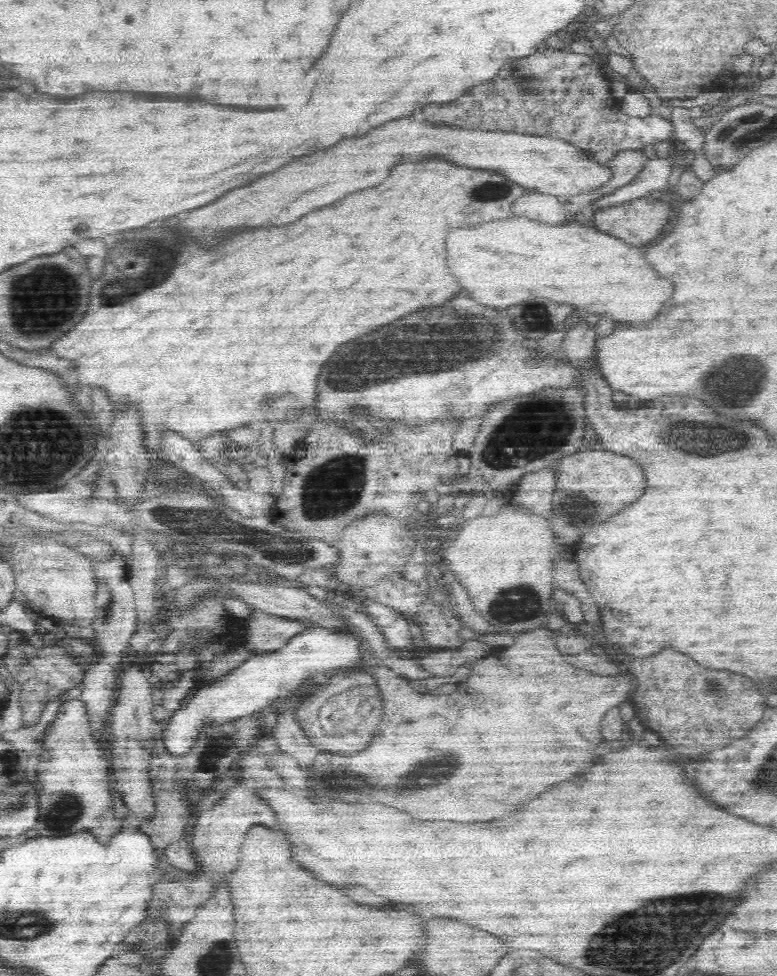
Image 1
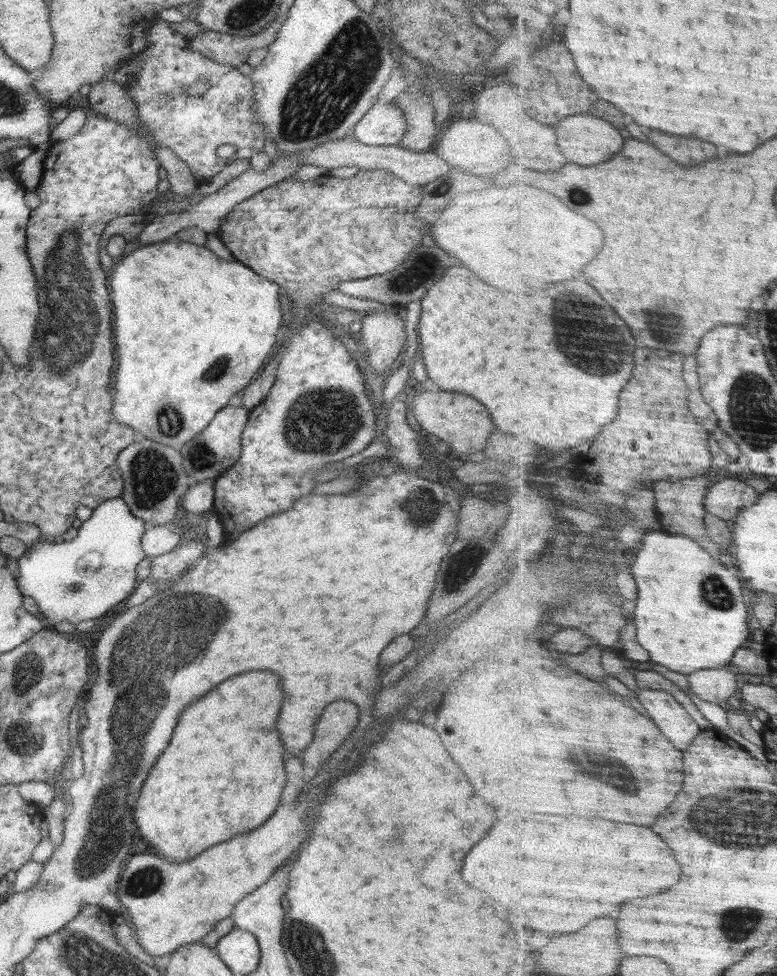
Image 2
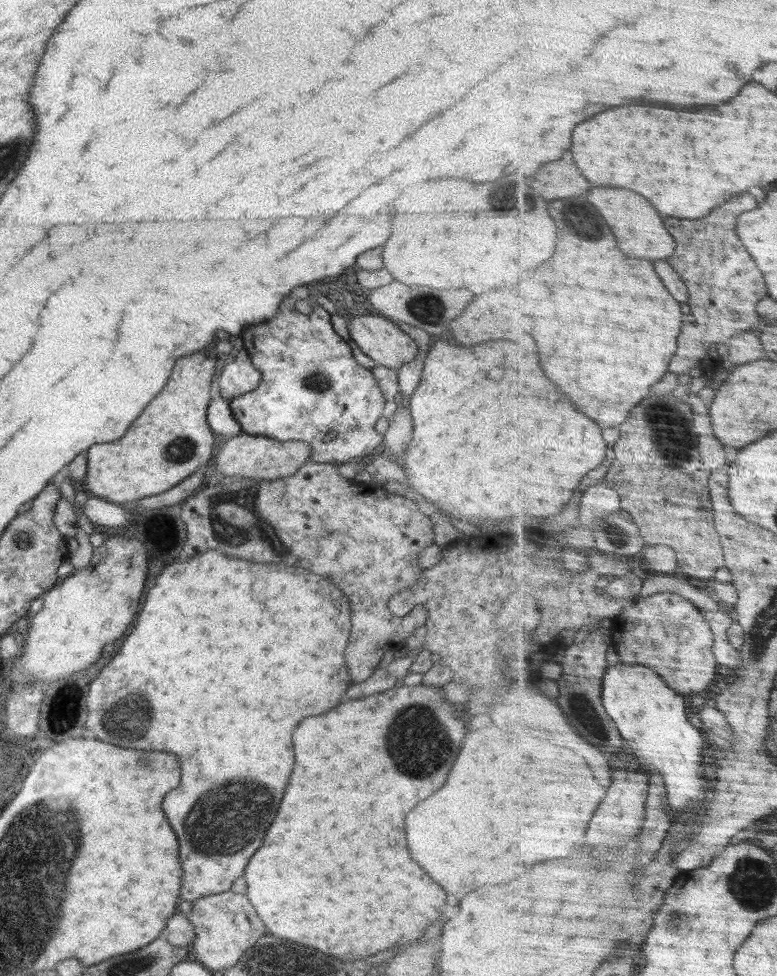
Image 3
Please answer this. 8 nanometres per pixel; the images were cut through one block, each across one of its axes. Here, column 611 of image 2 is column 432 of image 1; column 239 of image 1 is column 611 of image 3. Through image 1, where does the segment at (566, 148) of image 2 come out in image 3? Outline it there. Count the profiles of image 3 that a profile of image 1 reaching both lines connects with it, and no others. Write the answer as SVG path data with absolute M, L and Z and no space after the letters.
M596 188L590 192L588 198L592 200L592 204L598 206L598 210L606 216L606 220L610 220L610 226L618 236L622 250L630 258L668 260L677 252L677 239L665 225L665 218L662 220L662 214L642 194L632 190L618 190L618 188Z

